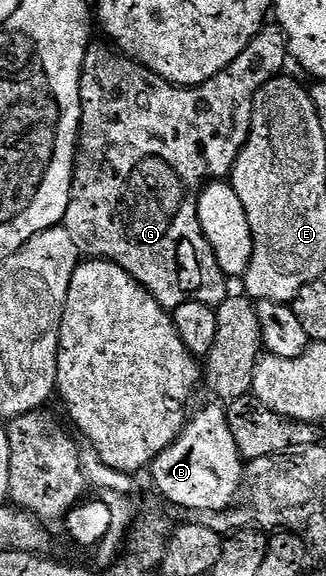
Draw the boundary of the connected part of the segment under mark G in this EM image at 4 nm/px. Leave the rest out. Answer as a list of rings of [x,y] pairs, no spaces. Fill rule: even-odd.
[[[262,28],[261,32],[255,35],[253,42],[241,52],[239,59],[232,61],[223,71],[219,71],[219,75],[207,79],[207,83],[202,85],[190,85],[188,87],[172,85],[167,79],[155,75],[150,69],[143,67],[138,61],[132,61],[130,57],[122,55],[113,47],[108,47],[109,49],[90,47],[85,56],[83,71],[81,72],[81,131],[77,138],[77,156],[73,166],[73,186],[71,187],[69,206],[63,224],[67,231],[71,231],[71,239],[75,239],[78,254],[89,259],[110,261],[119,267],[123,267],[123,271],[127,271],[127,275],[135,278],[166,311],[171,311],[188,301],[198,301],[216,307],[224,303],[226,297],[230,296],[231,289],[225,286],[227,284],[225,272],[219,267],[219,263],[215,259],[215,251],[211,251],[211,247],[201,230],[197,204],[201,198],[201,191],[207,183],[220,181],[232,174],[237,156],[239,156],[242,147],[245,146],[249,138],[255,95],[269,80],[278,76],[284,70],[281,68],[284,67],[285,61],[287,62],[289,44],[285,42],[285,34],[281,32],[280,28],[269,28]]]

